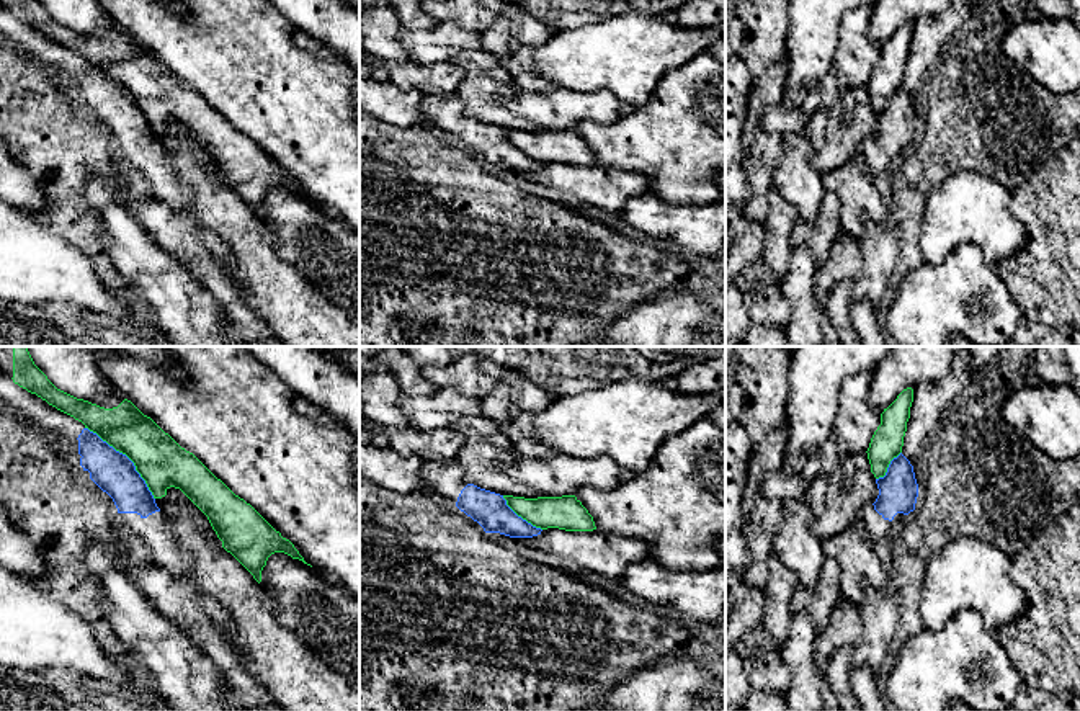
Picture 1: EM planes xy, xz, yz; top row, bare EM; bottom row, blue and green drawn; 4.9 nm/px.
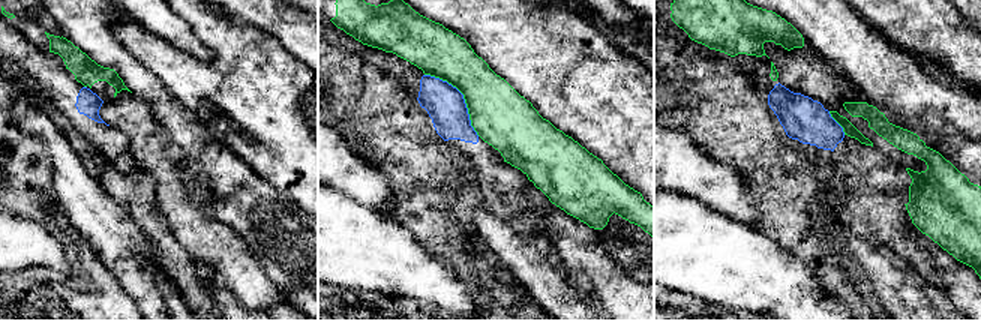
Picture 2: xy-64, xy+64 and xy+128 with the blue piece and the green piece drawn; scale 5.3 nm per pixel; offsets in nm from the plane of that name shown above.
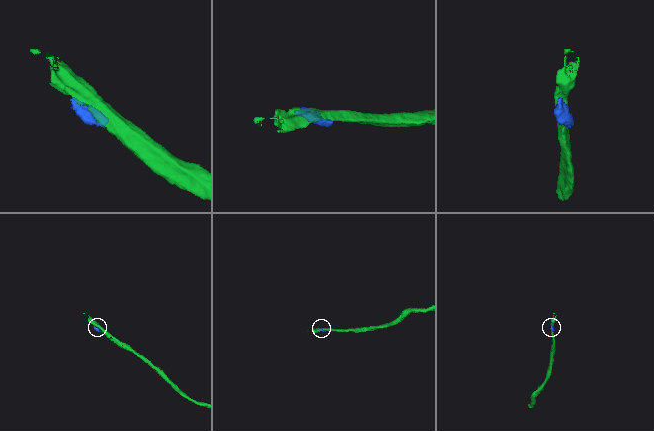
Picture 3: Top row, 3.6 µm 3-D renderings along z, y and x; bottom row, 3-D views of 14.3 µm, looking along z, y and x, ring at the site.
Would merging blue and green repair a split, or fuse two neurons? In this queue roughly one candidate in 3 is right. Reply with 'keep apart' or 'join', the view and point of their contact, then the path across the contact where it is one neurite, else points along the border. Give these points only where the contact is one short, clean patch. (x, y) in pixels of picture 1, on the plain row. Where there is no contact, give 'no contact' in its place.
keep apart; contact xy (128, 92)

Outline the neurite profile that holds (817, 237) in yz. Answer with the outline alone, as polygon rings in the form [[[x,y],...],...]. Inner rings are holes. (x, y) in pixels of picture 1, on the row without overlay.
[[[825,191],[817,219],[807,224],[797,217],[792,227],[791,244],[809,250],[817,266],[823,266],[830,257],[833,242],[840,234],[840,203],[835,193]]]

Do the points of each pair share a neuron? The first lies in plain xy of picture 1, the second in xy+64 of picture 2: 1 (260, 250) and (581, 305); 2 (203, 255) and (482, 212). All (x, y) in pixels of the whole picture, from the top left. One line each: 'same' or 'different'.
1: different
2: same

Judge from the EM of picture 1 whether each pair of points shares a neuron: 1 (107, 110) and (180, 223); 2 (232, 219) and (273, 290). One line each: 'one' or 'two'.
1: two
2: one

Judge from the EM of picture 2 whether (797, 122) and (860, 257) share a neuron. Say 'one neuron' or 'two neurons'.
two neurons

